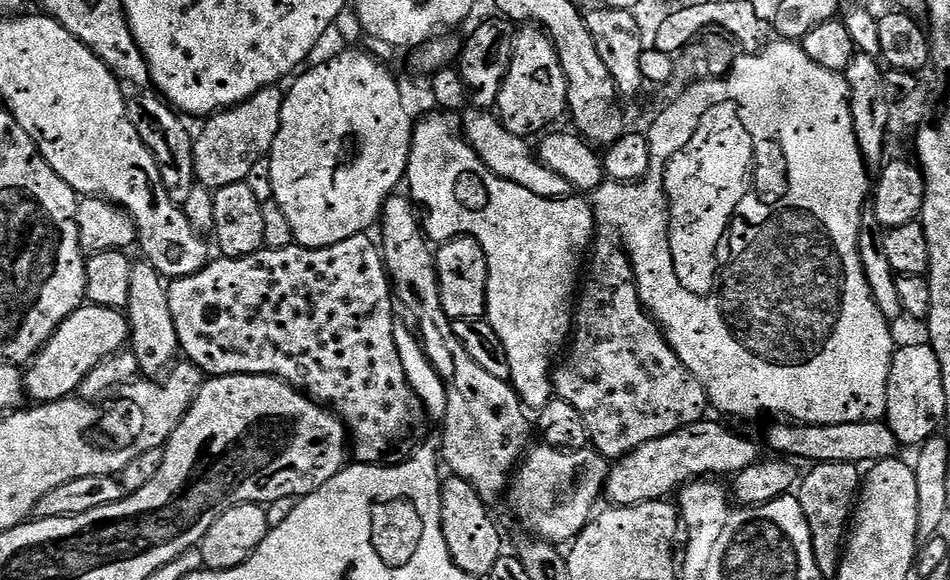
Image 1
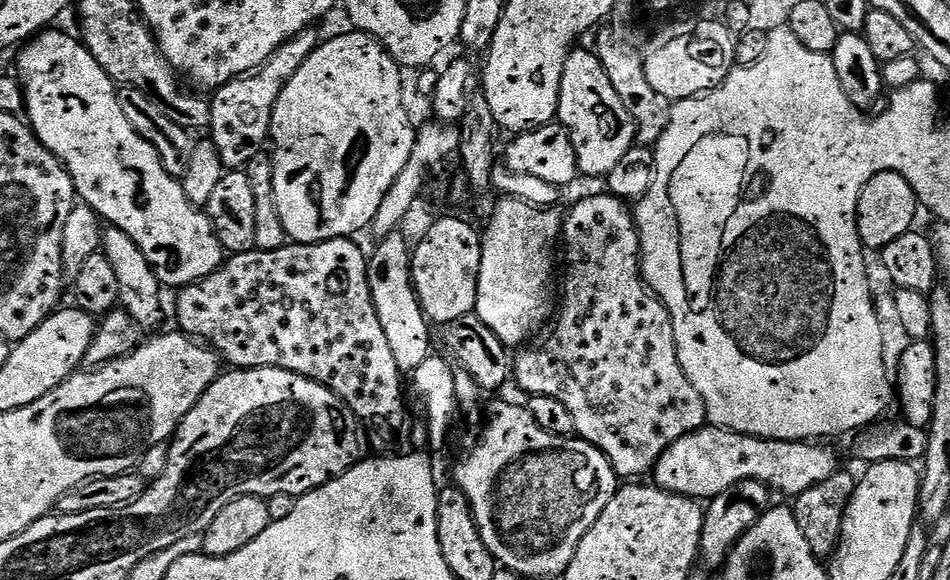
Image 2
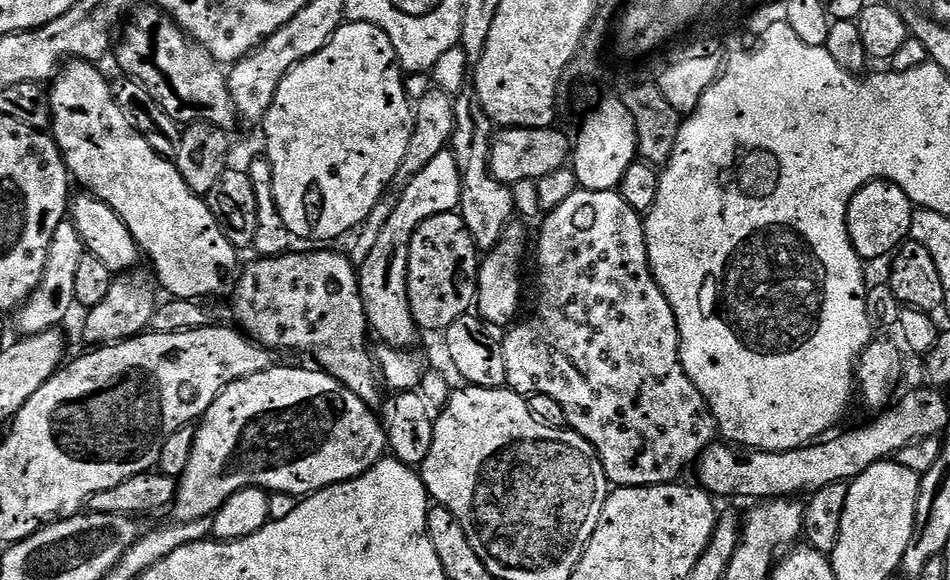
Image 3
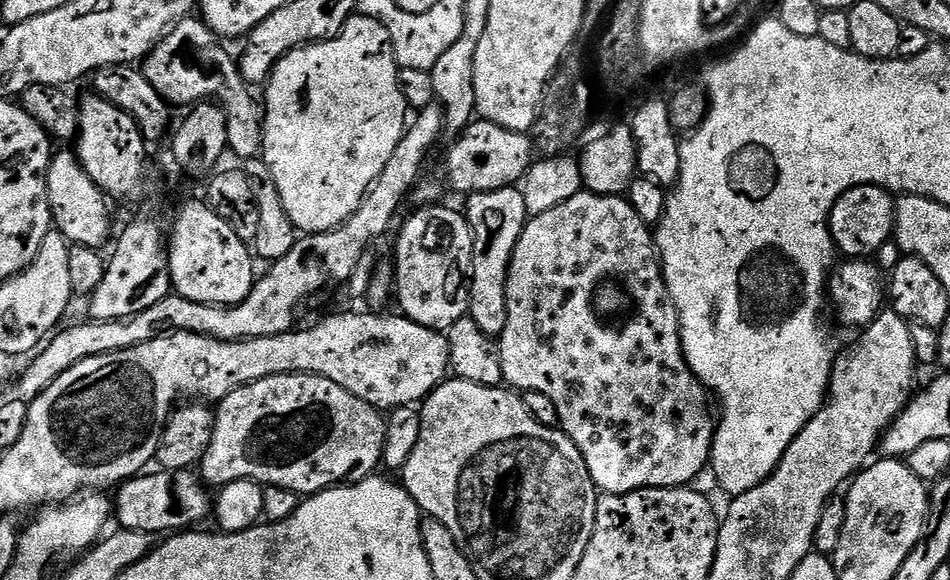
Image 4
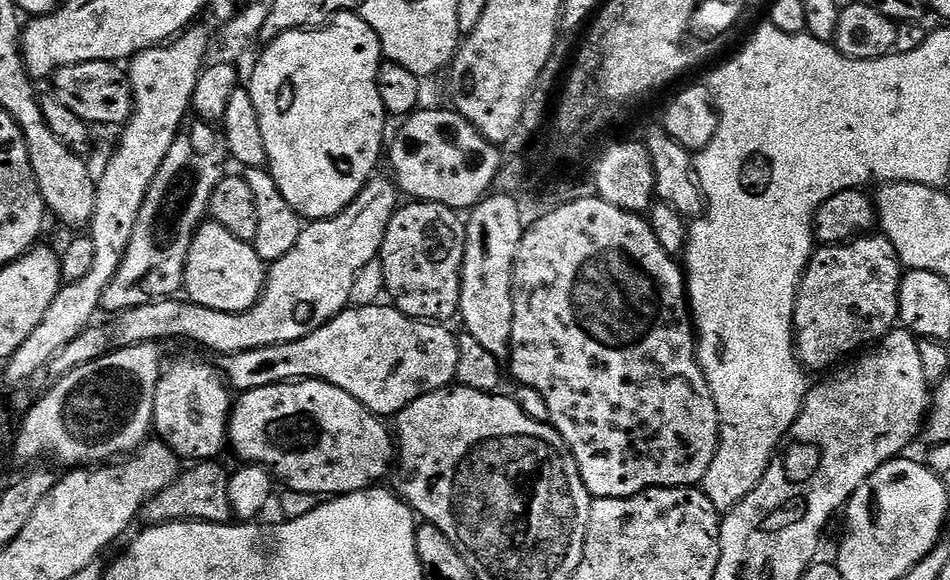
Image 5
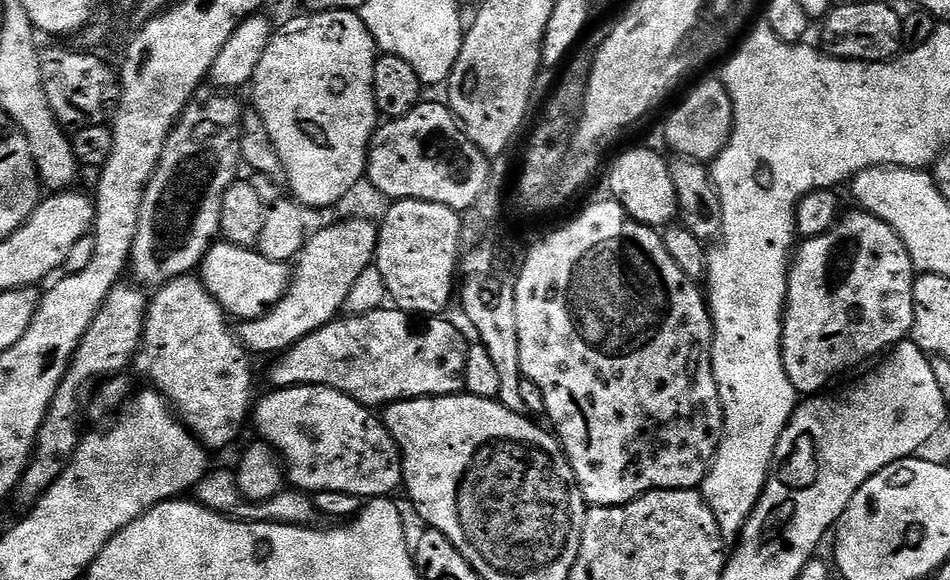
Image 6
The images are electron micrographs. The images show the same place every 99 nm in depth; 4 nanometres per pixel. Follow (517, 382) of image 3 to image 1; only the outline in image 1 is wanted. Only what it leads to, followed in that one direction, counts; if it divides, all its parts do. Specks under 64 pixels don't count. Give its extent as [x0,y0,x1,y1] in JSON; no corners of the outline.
[551,243,710,458]

